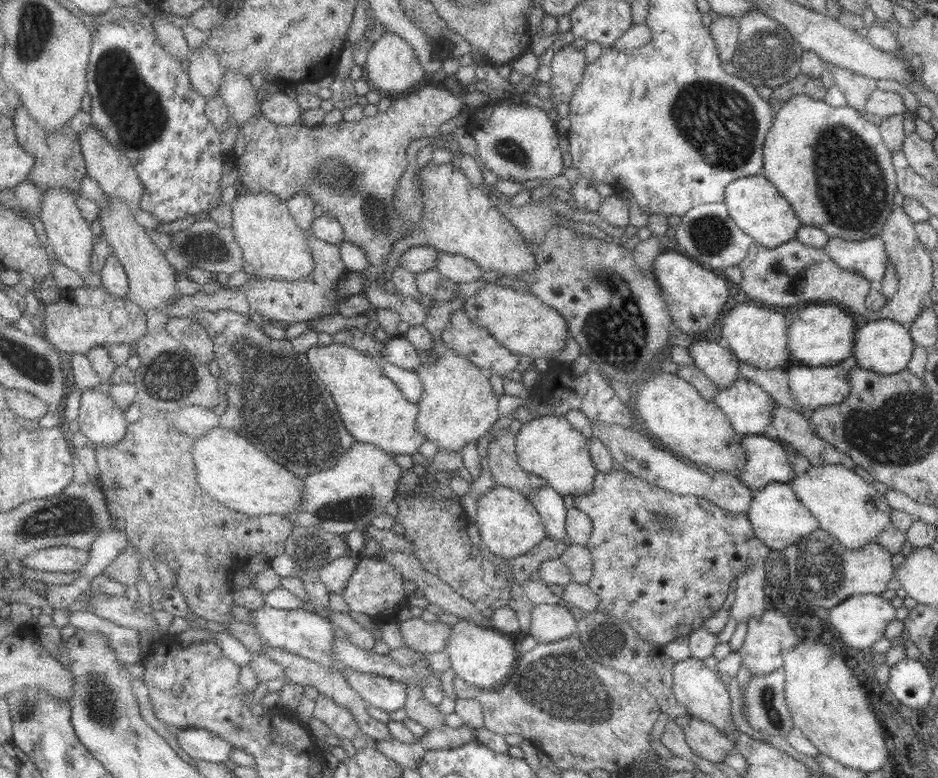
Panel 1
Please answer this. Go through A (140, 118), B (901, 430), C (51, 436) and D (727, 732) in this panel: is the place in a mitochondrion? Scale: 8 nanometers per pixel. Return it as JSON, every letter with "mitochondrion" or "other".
{"A":"mitochondrion","B":"mitochondrion","C":"other","D":"other"}

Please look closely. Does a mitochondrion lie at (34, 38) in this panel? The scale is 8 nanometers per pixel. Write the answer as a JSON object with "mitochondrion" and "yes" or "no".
{"mitochondrion":"yes"}

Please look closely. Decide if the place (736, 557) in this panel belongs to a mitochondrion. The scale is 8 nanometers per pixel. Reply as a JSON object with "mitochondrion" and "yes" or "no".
{"mitochondrion":"no"}

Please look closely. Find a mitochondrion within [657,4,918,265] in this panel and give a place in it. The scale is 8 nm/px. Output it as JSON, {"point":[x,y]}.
{"point":[851,185]}

